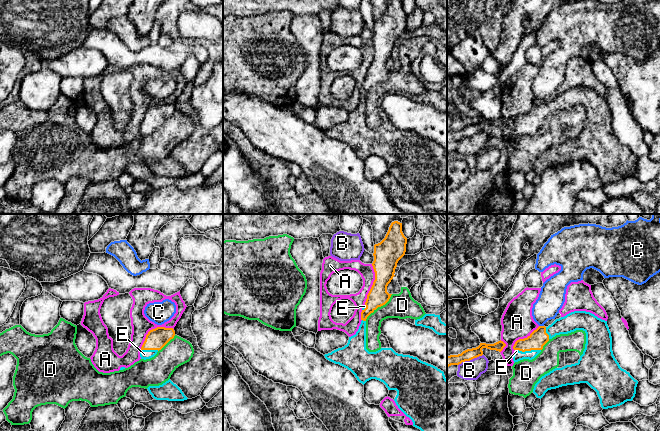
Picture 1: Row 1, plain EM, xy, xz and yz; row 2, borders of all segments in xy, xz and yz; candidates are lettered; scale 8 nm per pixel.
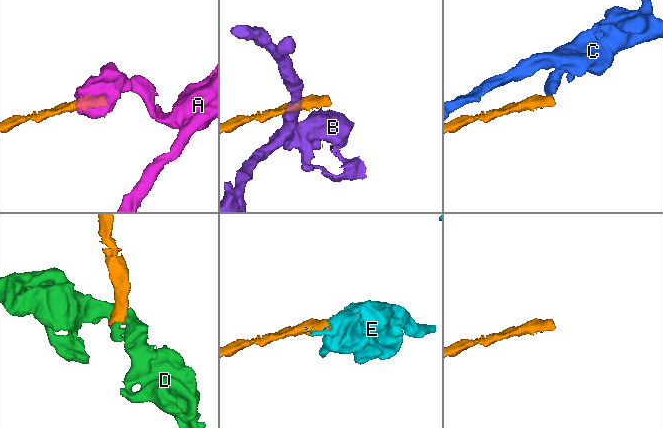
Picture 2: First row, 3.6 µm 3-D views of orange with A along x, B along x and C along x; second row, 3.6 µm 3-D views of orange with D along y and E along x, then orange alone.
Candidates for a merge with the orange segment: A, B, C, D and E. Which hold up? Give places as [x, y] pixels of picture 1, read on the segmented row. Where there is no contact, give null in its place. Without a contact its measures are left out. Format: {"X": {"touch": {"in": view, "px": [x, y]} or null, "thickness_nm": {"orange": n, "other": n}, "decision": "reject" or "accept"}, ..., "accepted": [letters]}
{"A": {"touch": {"in": "xy", "px": [152, 329]}, "thickness_nm": {"orange": 170, "other": 160}, "decision": "reject"}, "B": {"touch": {"in": "yz", "px": [470, 359]}, "thickness_nm": {"orange": 90, "other": 160}, "decision": "reject"}, "C": {"touch": {"in": "yz", "px": [541, 326]}, "thickness_nm": {"orange": 150, "other": 200}, "decision": "reject"}, "D": {"touch": {"in": "xz", "px": [379, 306]}, "thickness_nm": {"orange": 160, "other": 200}, "decision": "reject"}, "E": {"touch": {"in": "yz", "px": [528, 350]}, "thickness_nm": {"orange": 150, "other": 80}, "decision": "accept"}, "accepted": ["E"]}

